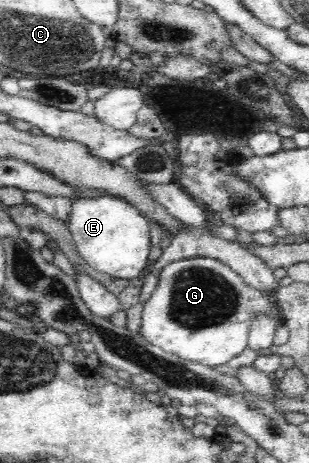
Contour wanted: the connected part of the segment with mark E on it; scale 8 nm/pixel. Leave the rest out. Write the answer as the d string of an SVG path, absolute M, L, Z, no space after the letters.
M109 195L93 199L75 198L66 223L77 253L99 273L130 280L137 278L147 266L151 223L130 203Z

